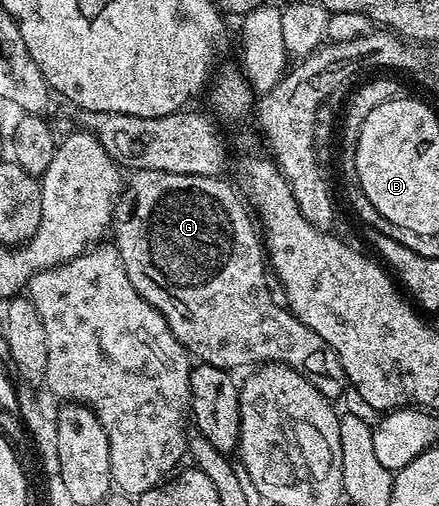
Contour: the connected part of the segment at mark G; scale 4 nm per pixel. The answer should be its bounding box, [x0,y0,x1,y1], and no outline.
[112,168,348,402]

